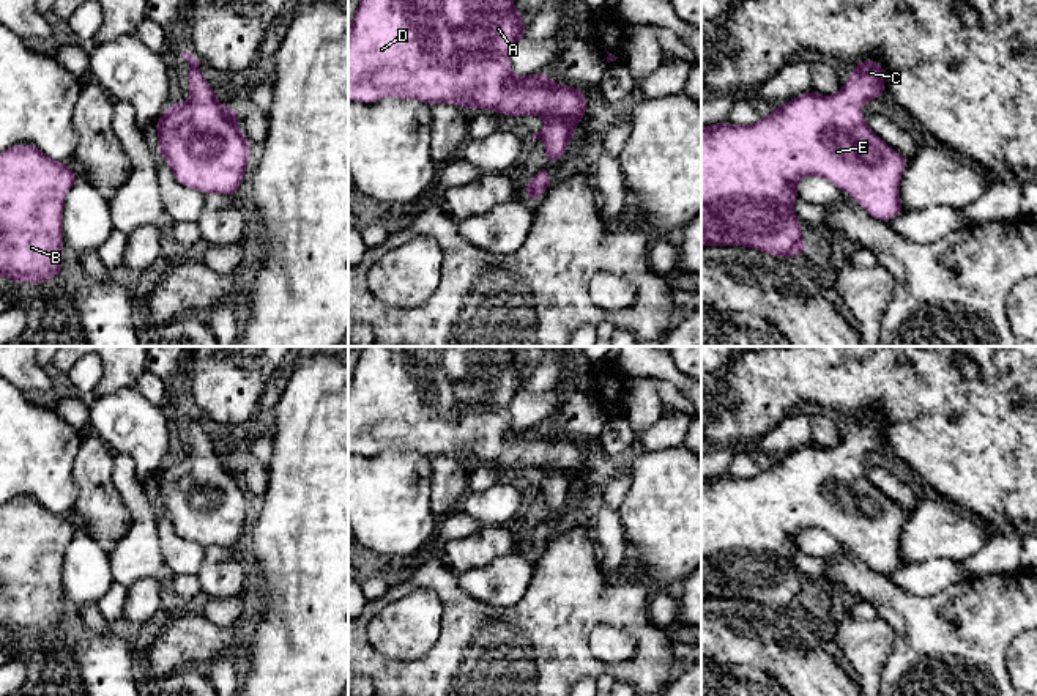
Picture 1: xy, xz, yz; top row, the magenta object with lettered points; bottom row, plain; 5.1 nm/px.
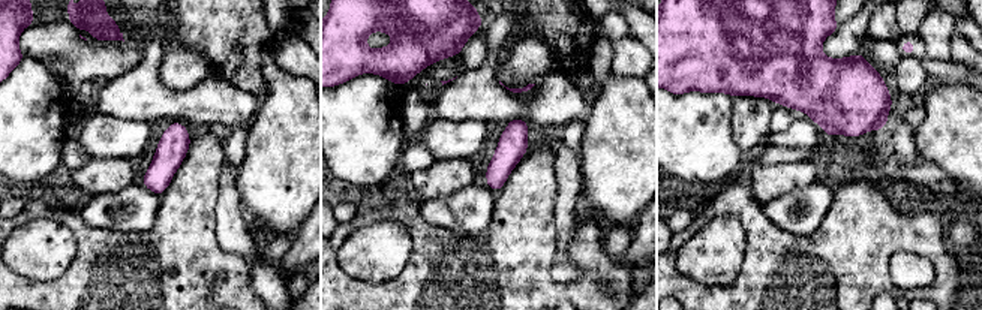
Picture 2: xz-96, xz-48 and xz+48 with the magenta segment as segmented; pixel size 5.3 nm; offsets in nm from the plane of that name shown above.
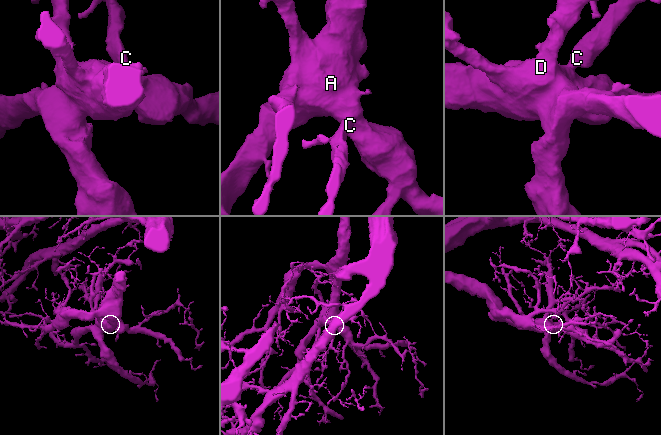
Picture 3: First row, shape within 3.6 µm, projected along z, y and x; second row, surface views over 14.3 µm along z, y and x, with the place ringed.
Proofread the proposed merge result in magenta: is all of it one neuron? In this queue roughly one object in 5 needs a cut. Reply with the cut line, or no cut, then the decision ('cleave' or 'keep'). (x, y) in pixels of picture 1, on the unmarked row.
no cut; keep

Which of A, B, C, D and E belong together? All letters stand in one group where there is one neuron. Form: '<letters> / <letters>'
A B C D E

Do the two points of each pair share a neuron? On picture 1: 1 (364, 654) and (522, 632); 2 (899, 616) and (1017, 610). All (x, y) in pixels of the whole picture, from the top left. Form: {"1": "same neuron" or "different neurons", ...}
{"1": "same neuron", "2": "same neuron"}

